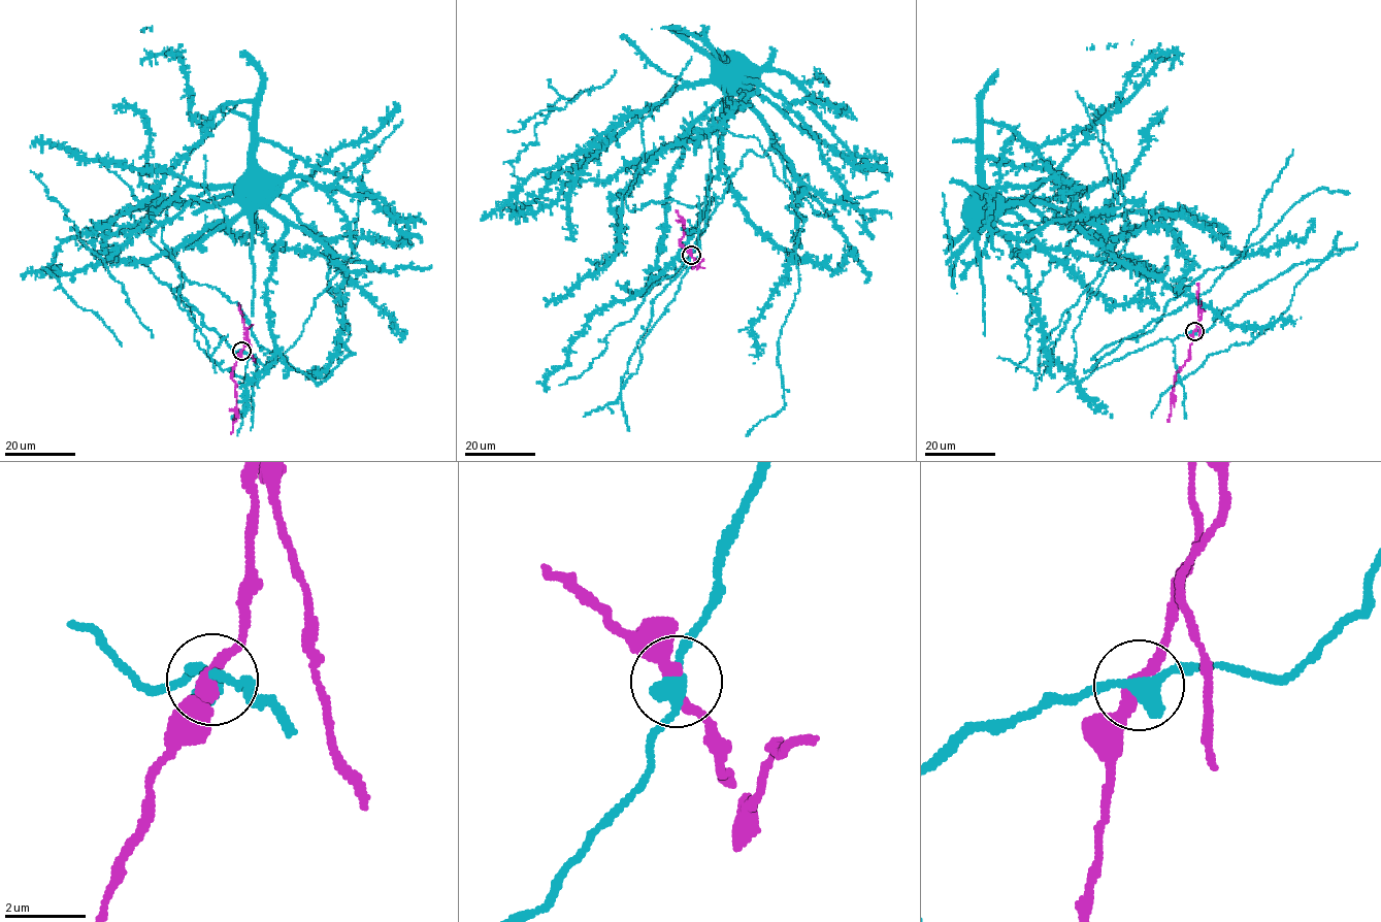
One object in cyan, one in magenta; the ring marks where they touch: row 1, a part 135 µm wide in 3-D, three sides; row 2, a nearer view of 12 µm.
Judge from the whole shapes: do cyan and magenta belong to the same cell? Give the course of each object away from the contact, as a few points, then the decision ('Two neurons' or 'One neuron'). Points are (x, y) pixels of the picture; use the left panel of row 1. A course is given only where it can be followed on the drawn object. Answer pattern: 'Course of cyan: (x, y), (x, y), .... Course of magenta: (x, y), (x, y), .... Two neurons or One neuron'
Course of cyan: (241, 351), (257, 360), (252, 380), (272, 361), (274, 336), (266, 288), (286, 231), (285, 223), (247, 187). Course of magenta: (241, 351), (231, 375), (237, 398), (230, 433). Two neurons

